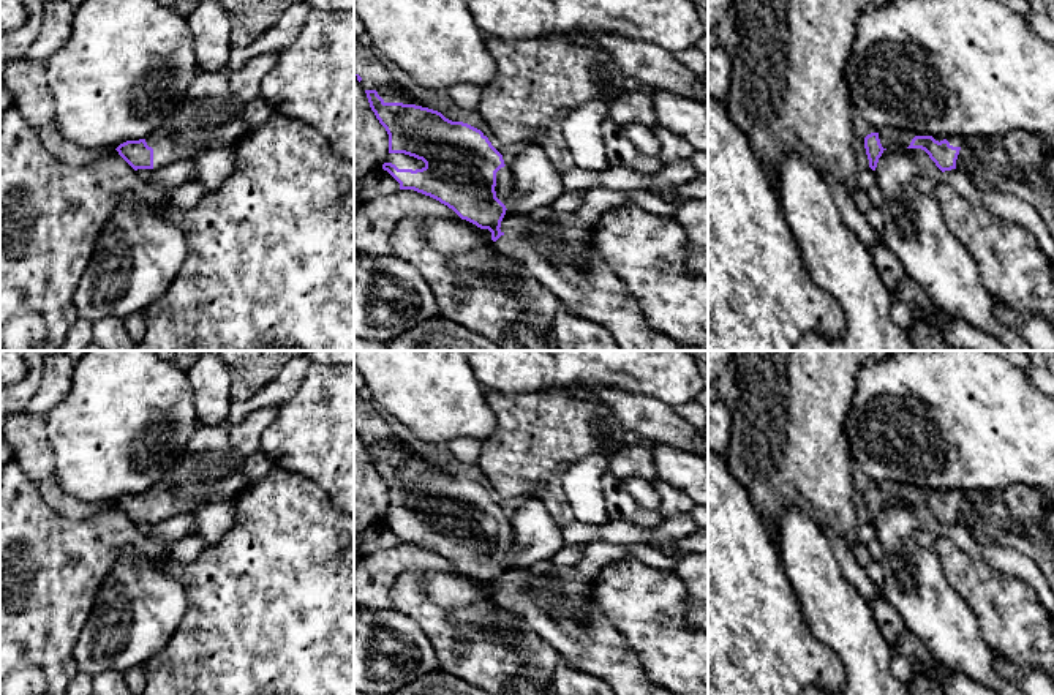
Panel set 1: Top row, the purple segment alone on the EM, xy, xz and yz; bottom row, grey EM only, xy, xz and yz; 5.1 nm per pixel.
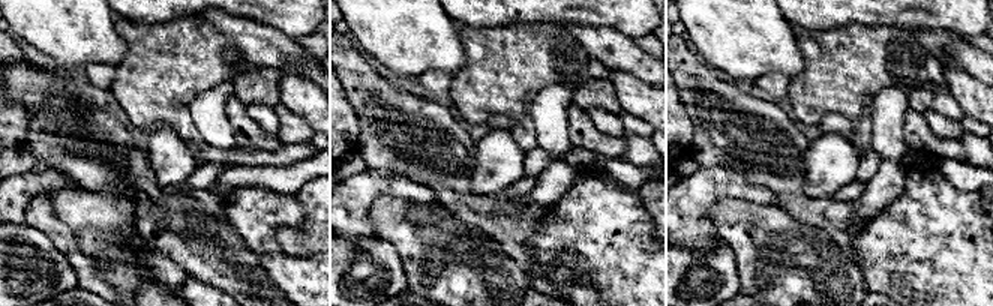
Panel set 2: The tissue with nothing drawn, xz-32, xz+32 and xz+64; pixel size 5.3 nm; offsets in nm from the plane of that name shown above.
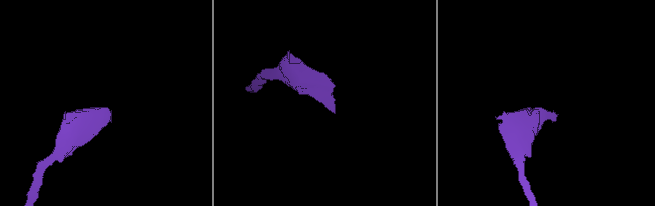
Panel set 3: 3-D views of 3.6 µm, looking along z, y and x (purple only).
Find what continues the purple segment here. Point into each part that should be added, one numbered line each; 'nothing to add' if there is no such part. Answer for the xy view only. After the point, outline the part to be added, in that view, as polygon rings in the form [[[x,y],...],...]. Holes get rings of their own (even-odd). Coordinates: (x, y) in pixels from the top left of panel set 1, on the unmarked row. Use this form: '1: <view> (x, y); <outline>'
1: xy (204, 471); [[[307,354],[291,359],[273,381],[251,398],[232,401],[226,420],[193,434],[175,468],[145,491],[153,502],[153,524],[177,513],[196,510],[209,501],[237,498],[245,486],[242,463],[229,455],[229,430],[254,411],[291,400],[313,362]]]

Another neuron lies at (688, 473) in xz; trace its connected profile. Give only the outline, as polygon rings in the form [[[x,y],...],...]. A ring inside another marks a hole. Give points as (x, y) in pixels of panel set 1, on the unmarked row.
[[[665,442],[653,445],[657,479],[687,494],[695,505],[708,507],[708,461],[697,453]]]

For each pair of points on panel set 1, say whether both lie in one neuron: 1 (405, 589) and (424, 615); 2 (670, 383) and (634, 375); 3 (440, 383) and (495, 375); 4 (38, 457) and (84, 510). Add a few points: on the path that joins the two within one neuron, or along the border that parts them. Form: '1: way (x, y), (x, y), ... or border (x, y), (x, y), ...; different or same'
1: way (408, 596), (421, 608); same
2: way (661, 375), (643, 375); same
3: border (471, 367), (476, 378), (485, 387); different
4: way (40, 473), (46, 484), (68, 506); same

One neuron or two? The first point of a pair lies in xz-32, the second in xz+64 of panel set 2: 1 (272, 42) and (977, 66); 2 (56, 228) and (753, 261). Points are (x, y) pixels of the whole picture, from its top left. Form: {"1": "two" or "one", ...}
{"1": "one", "2": "one"}

